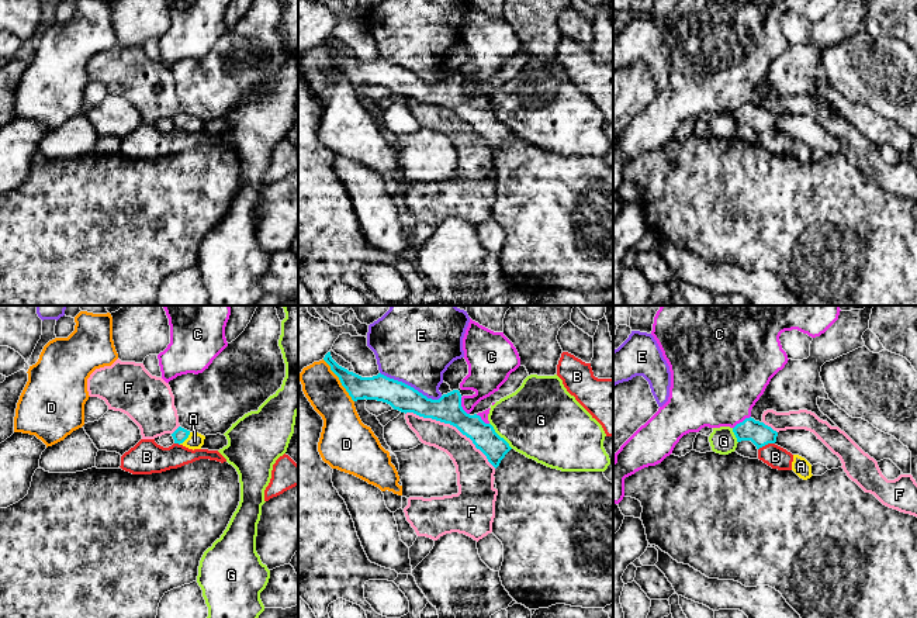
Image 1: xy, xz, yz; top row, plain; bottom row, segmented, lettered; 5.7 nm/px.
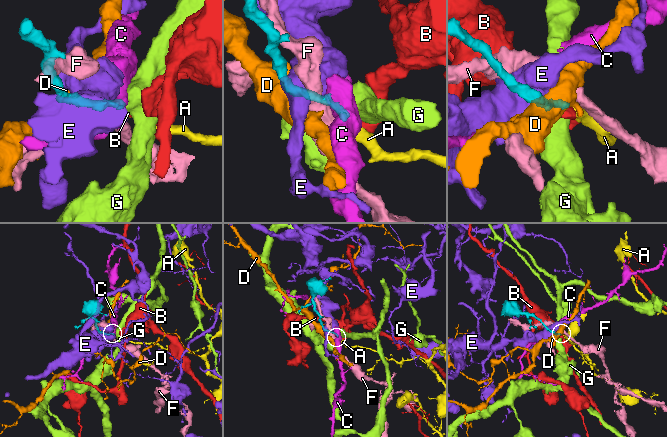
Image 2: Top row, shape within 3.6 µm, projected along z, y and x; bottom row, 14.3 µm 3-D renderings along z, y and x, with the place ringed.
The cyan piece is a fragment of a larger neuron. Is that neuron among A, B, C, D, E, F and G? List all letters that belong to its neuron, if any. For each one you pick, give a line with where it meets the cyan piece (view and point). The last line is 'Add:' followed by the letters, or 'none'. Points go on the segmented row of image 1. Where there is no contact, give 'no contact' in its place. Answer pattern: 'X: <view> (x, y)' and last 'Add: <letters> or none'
A: xy (184, 439)
Add: A

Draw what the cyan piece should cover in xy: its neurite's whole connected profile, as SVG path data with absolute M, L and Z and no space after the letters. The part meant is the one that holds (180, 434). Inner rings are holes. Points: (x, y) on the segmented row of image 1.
M179 427L173 434L172 434L174 443L183 445L188 449L201 449L204 445L205 436L198 434L198 432L190 432L181 427Z

